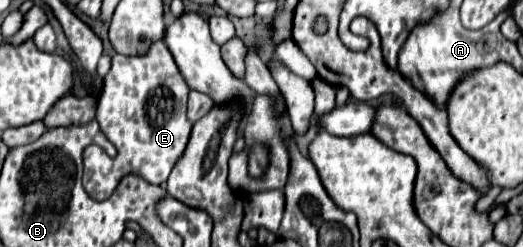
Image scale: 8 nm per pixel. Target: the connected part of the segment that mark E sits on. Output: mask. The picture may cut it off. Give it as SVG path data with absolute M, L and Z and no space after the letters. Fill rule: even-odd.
M163 41L151 43L147 55L133 55L133 59L131 57L127 59L125 55L119 55L119 53L113 55L113 65L103 79L103 89L97 99L97 117L95 119L97 119L101 131L105 133L105 137L117 147L117 157L111 159L97 145L89 145L85 149L85 153L83 153L83 165L85 165L83 187L91 195L91 199L95 199L95 201L107 199L113 193L119 179L127 173L137 173L151 185L161 185L167 181L171 169L175 167L175 163L179 161L179 157L183 155L183 151L189 143L189 133L193 127L185 115L187 93L189 93L189 87L183 81L177 65Z

